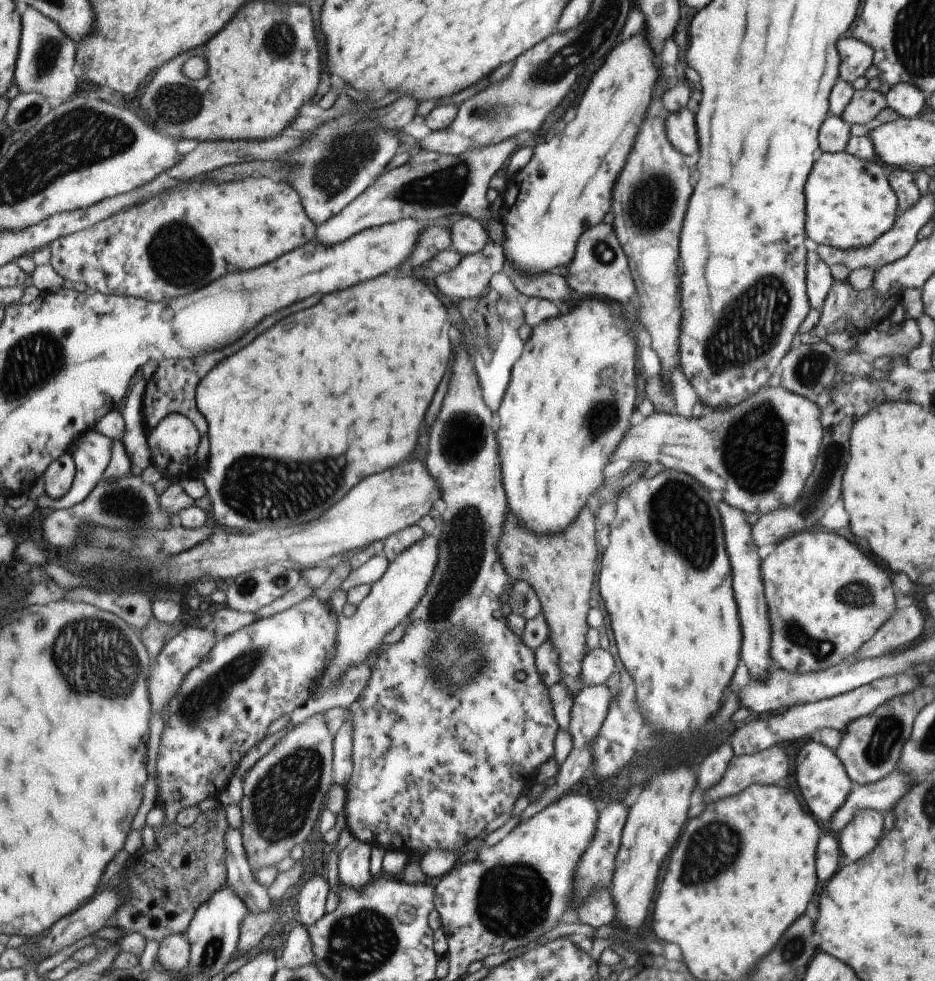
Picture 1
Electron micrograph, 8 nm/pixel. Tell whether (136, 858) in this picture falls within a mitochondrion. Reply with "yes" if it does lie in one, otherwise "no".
no

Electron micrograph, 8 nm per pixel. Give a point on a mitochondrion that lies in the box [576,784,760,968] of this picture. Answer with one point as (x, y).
(697, 868)

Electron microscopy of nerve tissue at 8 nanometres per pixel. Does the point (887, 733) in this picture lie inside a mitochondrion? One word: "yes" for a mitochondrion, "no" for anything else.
yes

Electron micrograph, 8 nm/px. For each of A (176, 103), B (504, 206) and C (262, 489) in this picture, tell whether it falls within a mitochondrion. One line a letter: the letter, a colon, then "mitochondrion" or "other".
A: mitochondrion
B: other
C: mitochondrion

